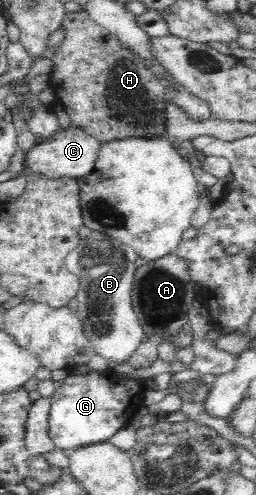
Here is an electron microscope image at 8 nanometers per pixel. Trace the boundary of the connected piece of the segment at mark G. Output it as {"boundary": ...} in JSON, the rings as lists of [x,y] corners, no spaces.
{"boundary":[[[108,369],[90,371],[86,375],[69,372],[65,379],[54,383],[55,393],[50,397],[52,407],[48,435],[55,449],[61,449],[68,456],[88,446],[108,443],[121,429],[132,426],[147,391],[143,380]]]}

